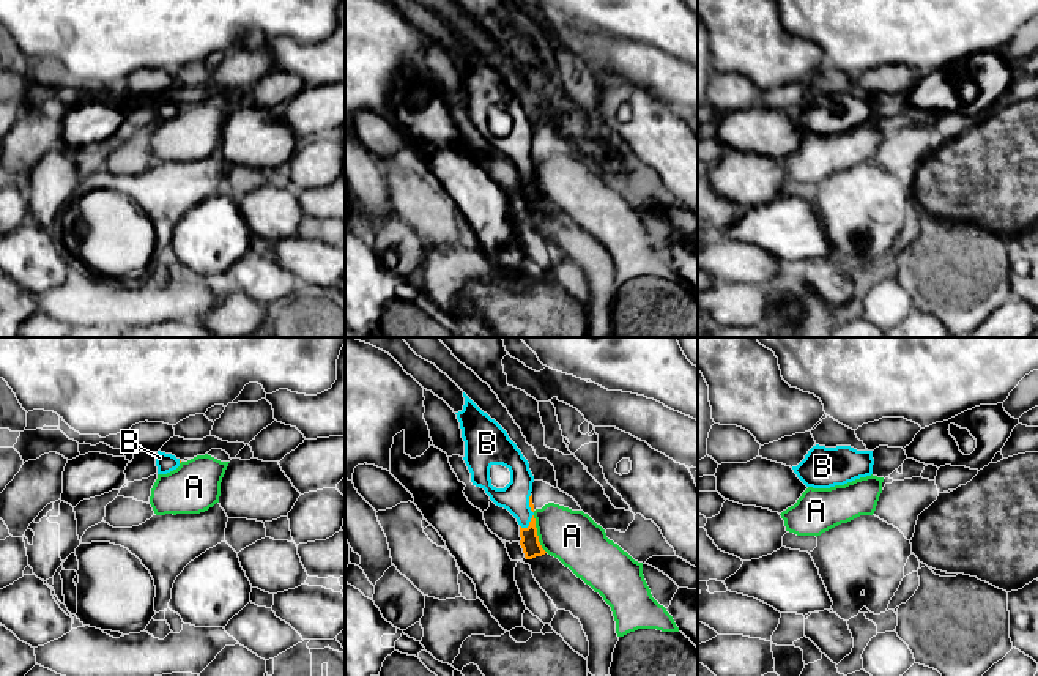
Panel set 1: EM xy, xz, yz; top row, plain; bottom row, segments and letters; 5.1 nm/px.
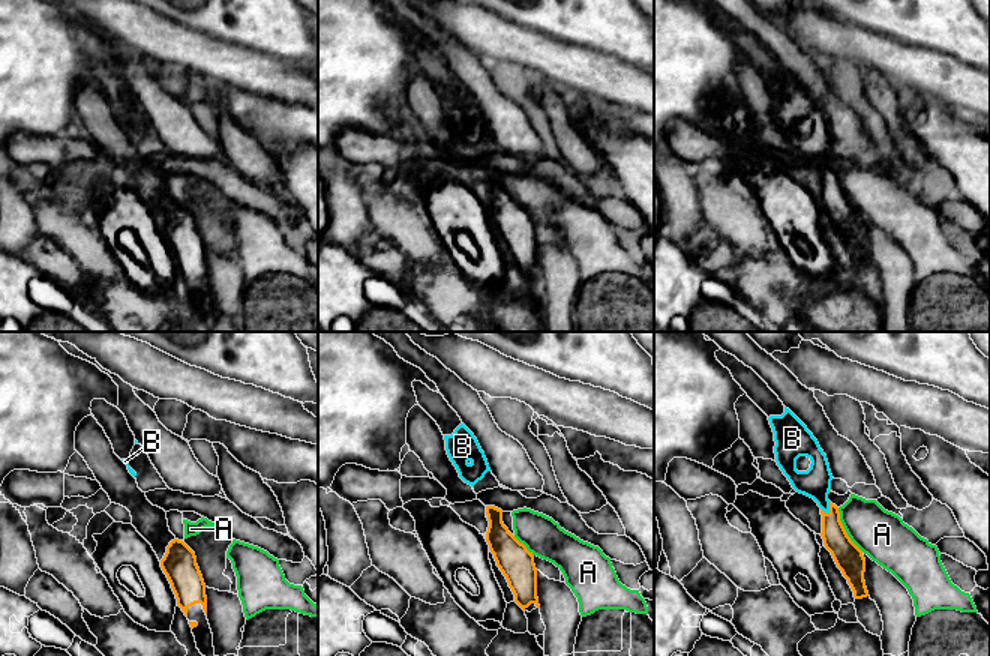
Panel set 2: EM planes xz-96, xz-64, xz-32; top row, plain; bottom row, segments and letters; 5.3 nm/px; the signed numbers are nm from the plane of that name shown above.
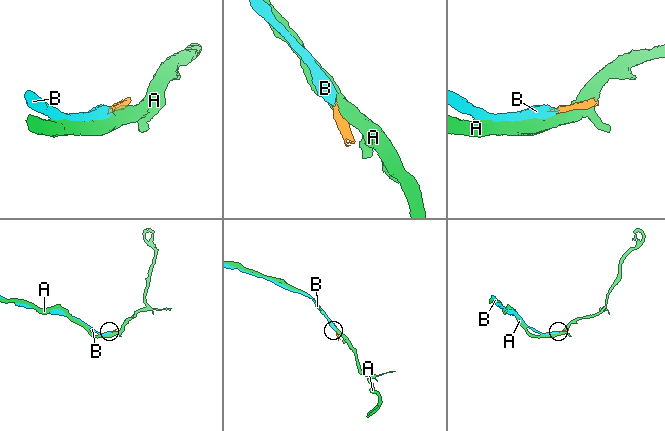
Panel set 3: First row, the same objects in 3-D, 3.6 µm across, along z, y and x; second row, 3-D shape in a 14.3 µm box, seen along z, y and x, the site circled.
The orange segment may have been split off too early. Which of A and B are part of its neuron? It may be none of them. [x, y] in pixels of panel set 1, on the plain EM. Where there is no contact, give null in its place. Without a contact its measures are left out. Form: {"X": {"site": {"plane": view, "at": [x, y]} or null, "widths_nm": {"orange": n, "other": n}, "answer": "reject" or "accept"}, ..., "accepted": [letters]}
{"A": {"site": {"plane": "xz", "at": [536, 182]}, "widths_nm": {"orange": 100, "other": 280}, "answer": "reject"}, "B": {"site": {"plane": "xz", "at": [533, 163]}, "widths_nm": {"orange": 100, "other": 150}, "answer": "accept"}, "accepted": ["B"]}

